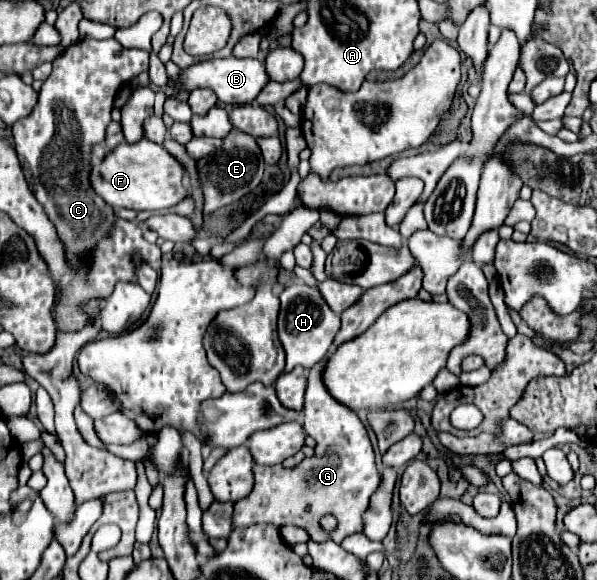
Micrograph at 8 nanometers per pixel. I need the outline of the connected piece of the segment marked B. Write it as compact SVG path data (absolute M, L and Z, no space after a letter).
M228 57L228 59L212 59L212 61L200 61L188 69L182 71L182 75L176 79L176 87L166 87L166 97L180 93L182 89L196 89L196 87L210 87L218 95L218 99L224 105L246 105L246 103L232 103L232 101L248 101L252 103L258 93L270 83L270 77L264 69L264 61L258 59L238 59L238 57Z

